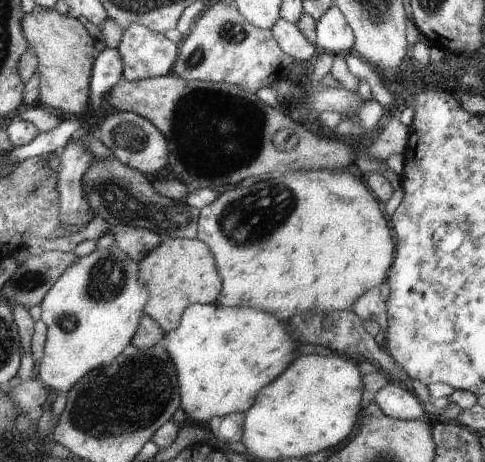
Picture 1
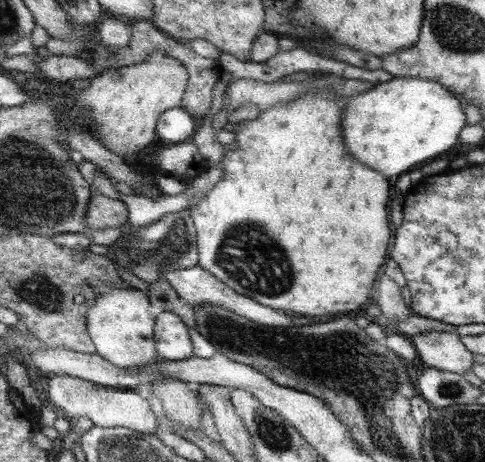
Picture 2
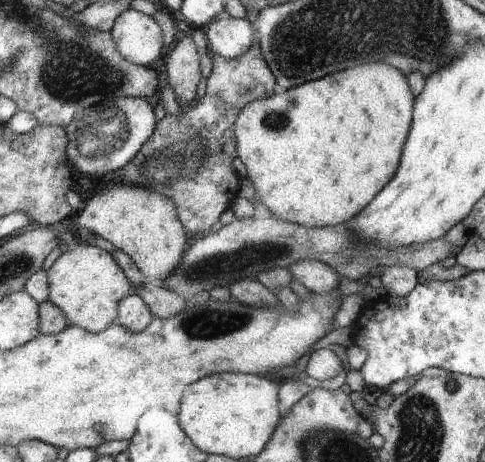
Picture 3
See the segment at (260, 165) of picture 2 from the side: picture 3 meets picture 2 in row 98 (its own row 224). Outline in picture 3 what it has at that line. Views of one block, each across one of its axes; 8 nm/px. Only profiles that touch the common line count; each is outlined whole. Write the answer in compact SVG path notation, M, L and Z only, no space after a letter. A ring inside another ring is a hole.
M361 64L271 98L249 102L235 120L237 158L253 184L259 214L303 228L333 228L353 220L395 176L413 122L415 98L405 74L387 64Z

